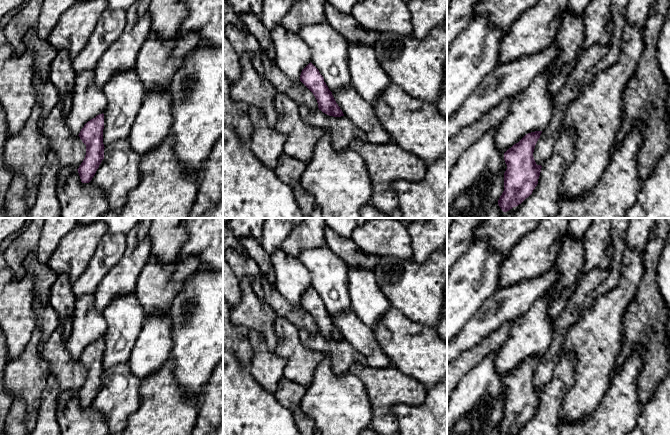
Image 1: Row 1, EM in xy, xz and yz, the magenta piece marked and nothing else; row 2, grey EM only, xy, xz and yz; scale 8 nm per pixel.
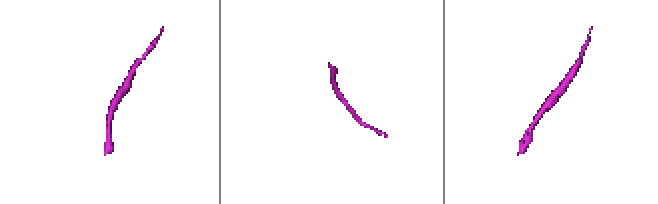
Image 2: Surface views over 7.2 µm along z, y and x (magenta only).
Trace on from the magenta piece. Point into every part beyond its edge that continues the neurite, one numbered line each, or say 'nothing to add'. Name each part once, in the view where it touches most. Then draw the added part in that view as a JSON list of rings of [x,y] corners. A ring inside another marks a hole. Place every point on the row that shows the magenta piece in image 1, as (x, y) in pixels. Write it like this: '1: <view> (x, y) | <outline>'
nothing to add

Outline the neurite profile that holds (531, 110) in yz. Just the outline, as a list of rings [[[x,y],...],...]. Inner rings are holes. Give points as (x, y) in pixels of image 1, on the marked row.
[[[545,68],[531,84],[514,96],[508,114],[498,125],[495,144],[498,150],[506,152],[526,134],[543,131],[552,118],[554,95],[549,92],[552,78]]]

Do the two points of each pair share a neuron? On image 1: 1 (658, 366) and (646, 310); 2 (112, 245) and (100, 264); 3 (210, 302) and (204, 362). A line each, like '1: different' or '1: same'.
1: same
2: same
3: same

